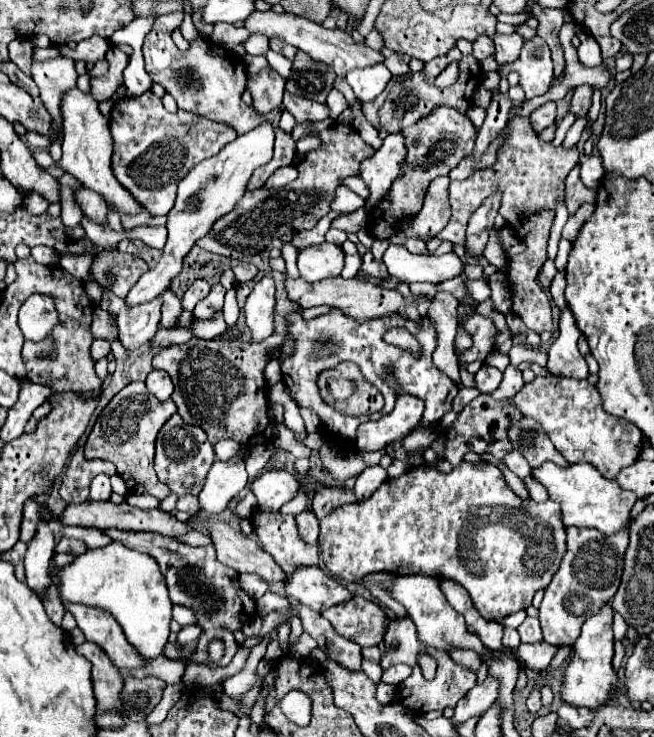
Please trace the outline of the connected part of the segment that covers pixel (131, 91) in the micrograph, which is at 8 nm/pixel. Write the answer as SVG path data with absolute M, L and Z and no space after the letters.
M141 54L129 56L129 64L123 70L123 80L127 86L127 96L139 96L139 94L151 90L153 80L149 80L149 74L145 72Z

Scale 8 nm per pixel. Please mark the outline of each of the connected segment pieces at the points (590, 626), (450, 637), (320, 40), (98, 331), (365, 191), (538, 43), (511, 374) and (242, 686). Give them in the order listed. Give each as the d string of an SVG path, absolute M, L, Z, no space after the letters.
M607 602L593 618L589 618L583 624L583 632L577 638L577 642L573 644L573 658L565 670L563 676L563 690L561 690L561 698L575 706L587 706L591 710L603 706L609 700L609 694L617 682L617 674L613 672L611 660L613 660L613 606L611 602Z
M397 576L393 586L391 586L393 598L397 602L401 602L407 608L409 618L415 622L417 626L417 636L421 640L421 644L449 652L453 648L459 650L474 650L477 648L477 641L481 641L477 634L471 634L465 626L465 618L461 618L461 614L457 614L449 602L445 600L441 588L439 588L439 580L437 578L429 578L429 576Z
M255 10L253 14L249 14L249 18L243 22L243 26L249 30L249 34L263 34L267 38L279 38L279 40L295 46L297 50L303 50L313 60L329 64L335 70L335 74L339 74L339 76L345 76L353 68L383 62L383 56L377 50L371 50L365 44L355 44L353 36L347 28L345 30L339 30L339 28L327 30L317 22L309 22L307 18L301 18L301 16L295 16L295 14L289 14L289 12L275 14L273 10L267 10L267 12Z
M95 308L93 312L93 324L91 324L91 332L95 338L107 338L109 342L113 338L117 338L117 328L111 326L111 320L109 320L109 312L103 310L103 308Z
M349 176L349 178L341 180L341 184L347 186L347 188L351 188L353 192L357 192L361 198L367 198L369 196L369 188L365 186L365 182L359 176Z
M535 36L525 42L517 62L509 62L499 66L498 69L505 75L508 72L519 72L521 76L519 84L525 90L527 100L533 96L541 96L549 90L553 80L551 50L539 36Z
M509 370L503 372L503 380L499 384L499 388L493 392L493 398L513 398L513 394L517 394L517 390L521 390L525 382L521 382L521 372Z
M265 638L261 644L253 646L253 648L251 648L251 656L249 656L245 668L243 668L239 674L235 674L235 676L231 676L231 678L227 678L227 680L223 682L223 692L225 692L227 696L239 698L243 692L247 692L247 690L255 684L255 668L257 668L257 662L259 662L259 660L263 658L263 654L265 654L267 642L269 642L269 638Z

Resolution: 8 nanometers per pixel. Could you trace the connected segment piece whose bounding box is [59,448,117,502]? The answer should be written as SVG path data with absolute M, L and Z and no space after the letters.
M77 448L69 460L69 466L67 466L67 472L63 476L63 482L61 482L61 498L65 502L83 502L83 498L89 500L89 484L91 480L97 476L97 474L117 474L115 466L107 460L89 460L85 458L83 450Z

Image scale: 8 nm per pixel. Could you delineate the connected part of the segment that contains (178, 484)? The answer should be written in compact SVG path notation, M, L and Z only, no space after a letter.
M173 414L157 436L157 454L155 454L157 478L161 482L165 482L171 488L171 492L175 492L179 496L183 496L183 494L197 496L199 494L199 490L207 478L207 472L213 464L213 458L215 458L215 452L207 440L205 432L199 426L187 424L179 414Z

